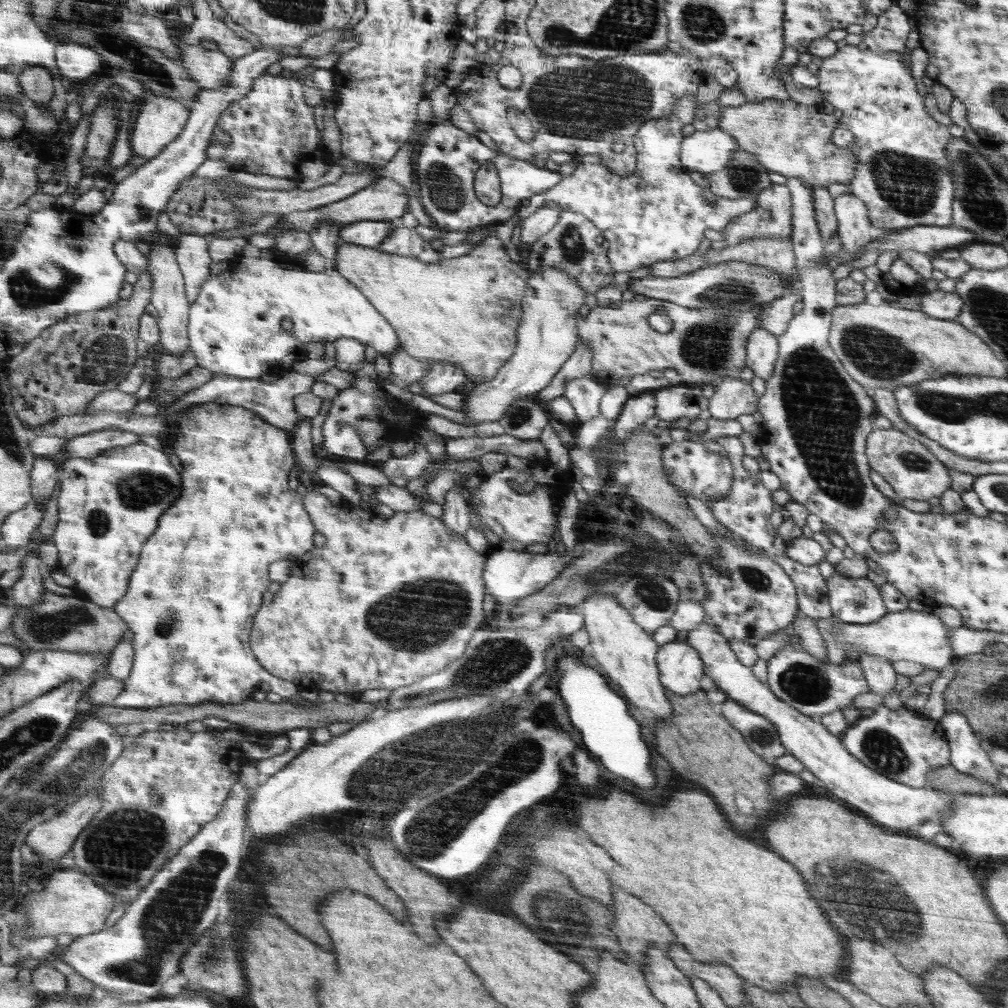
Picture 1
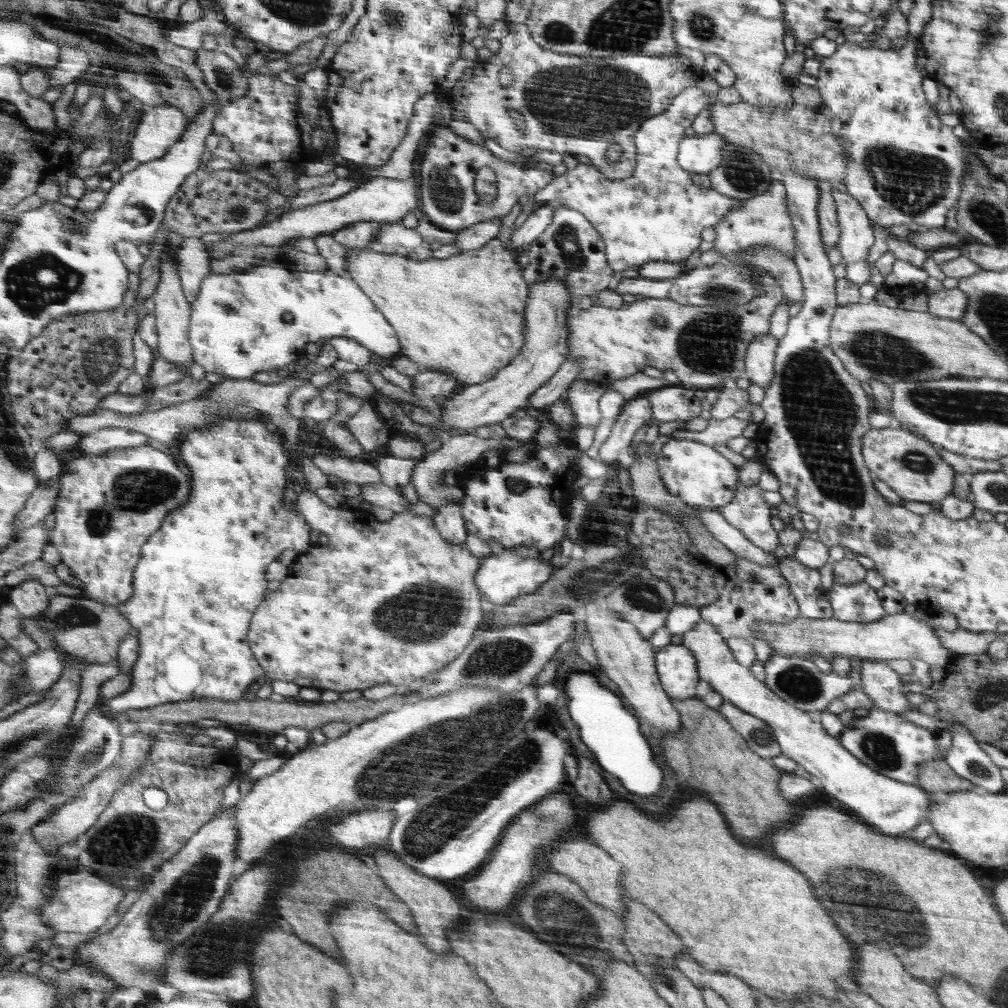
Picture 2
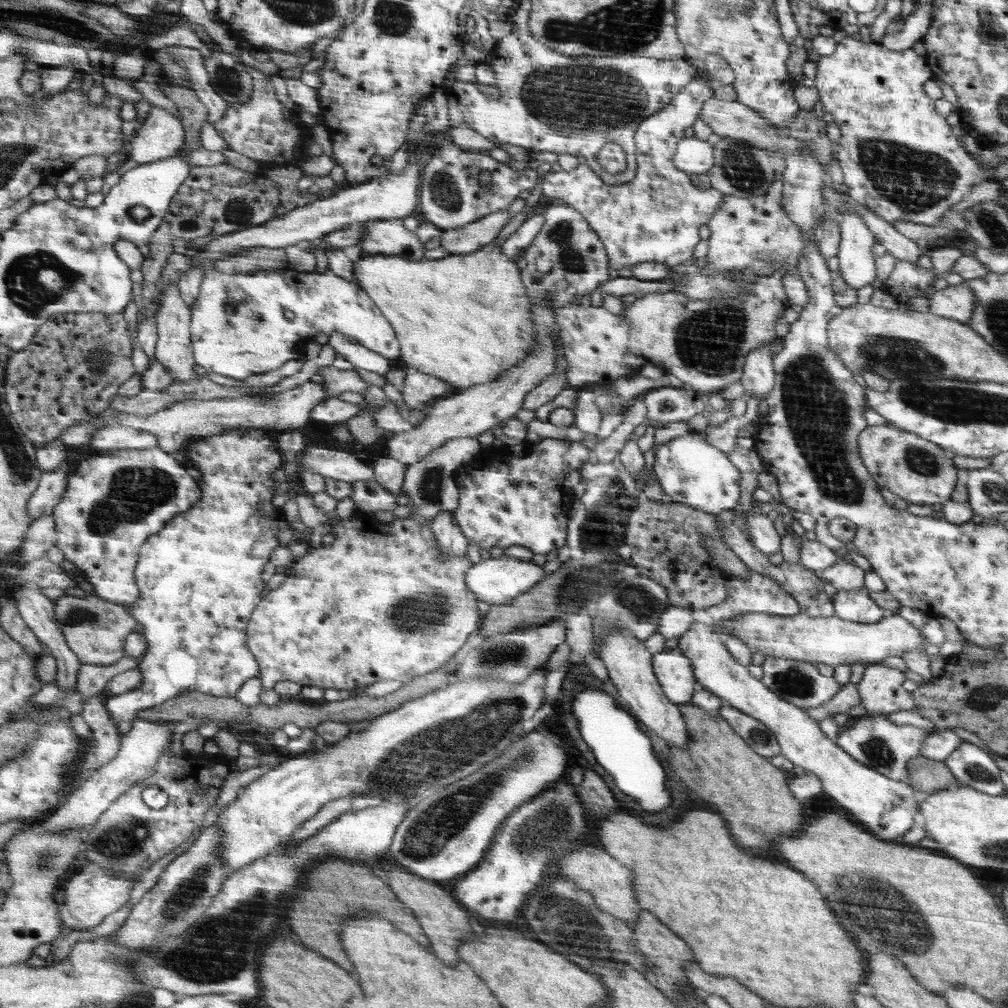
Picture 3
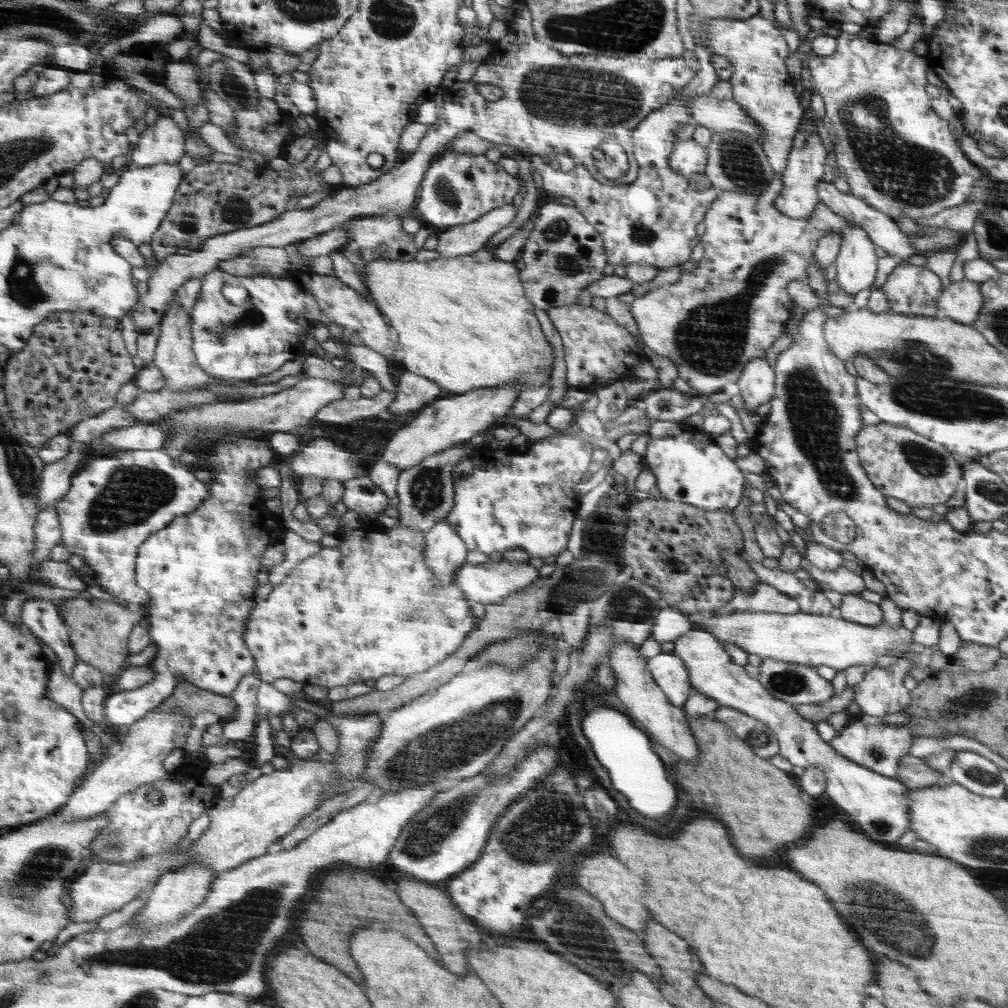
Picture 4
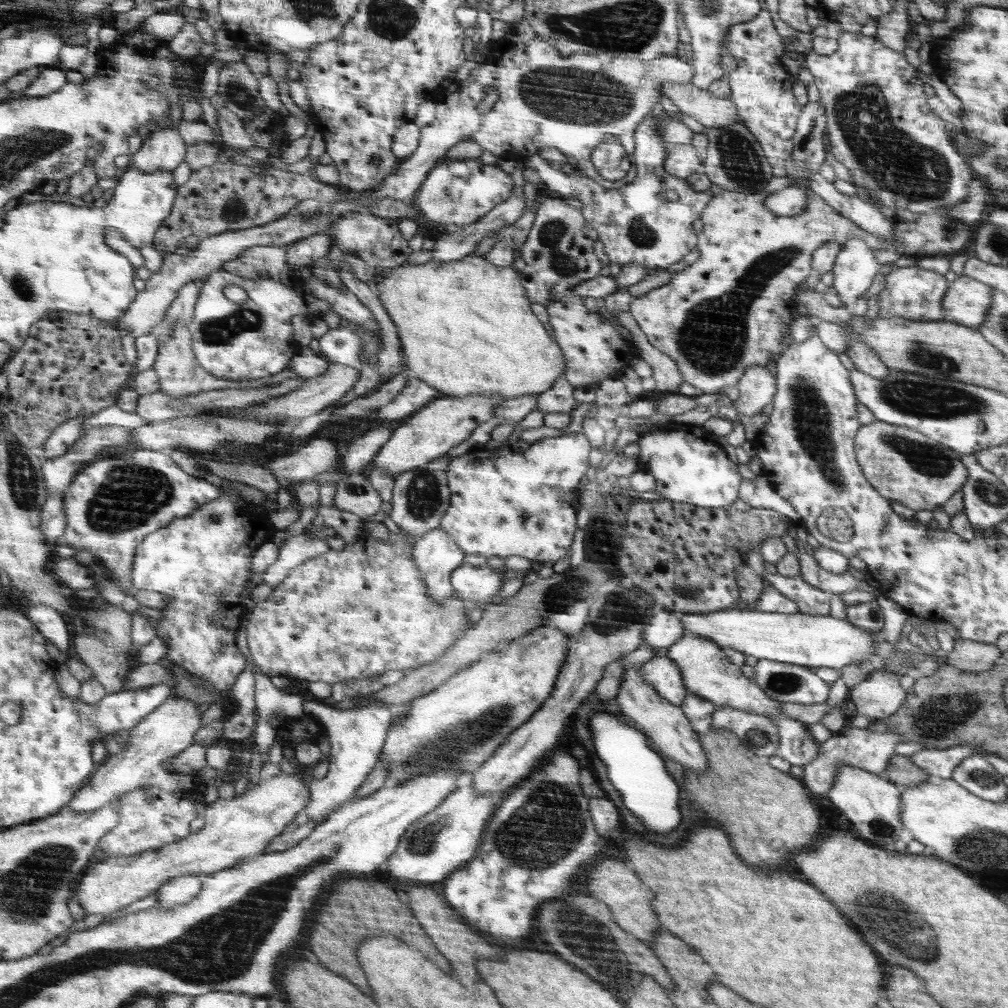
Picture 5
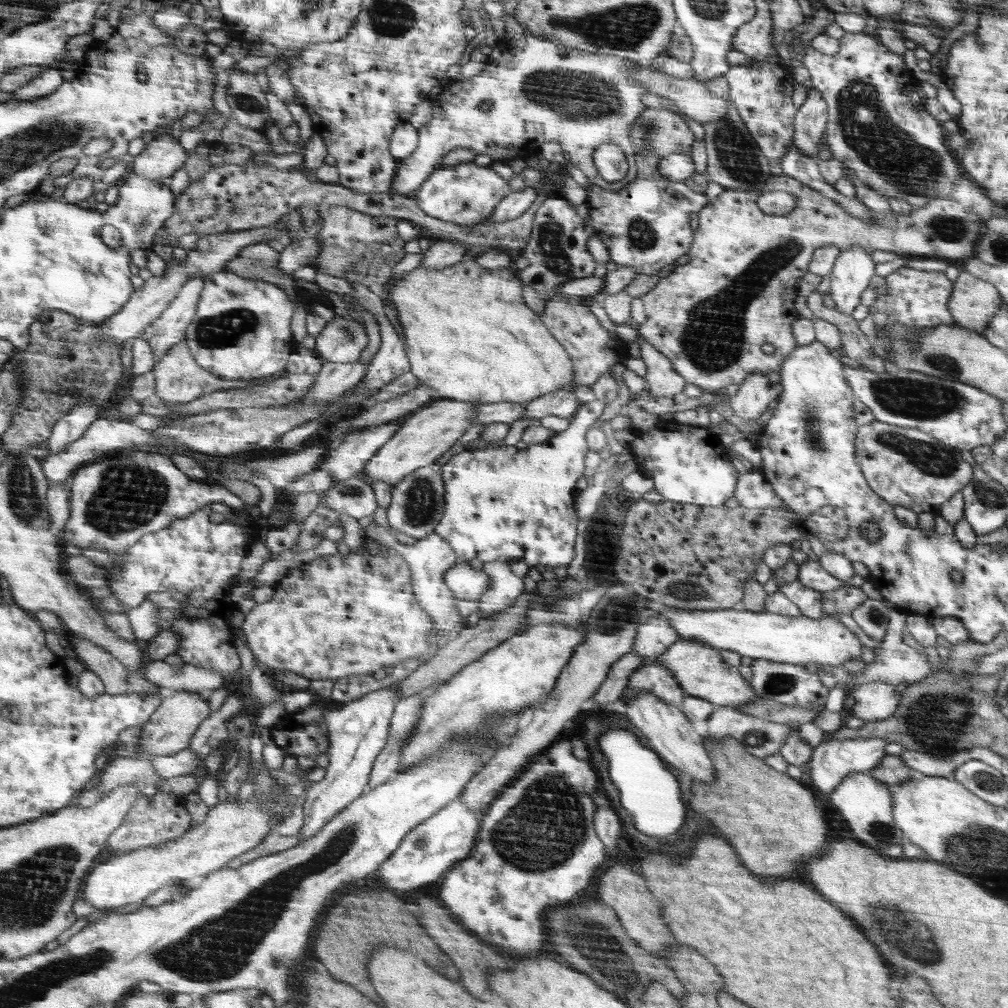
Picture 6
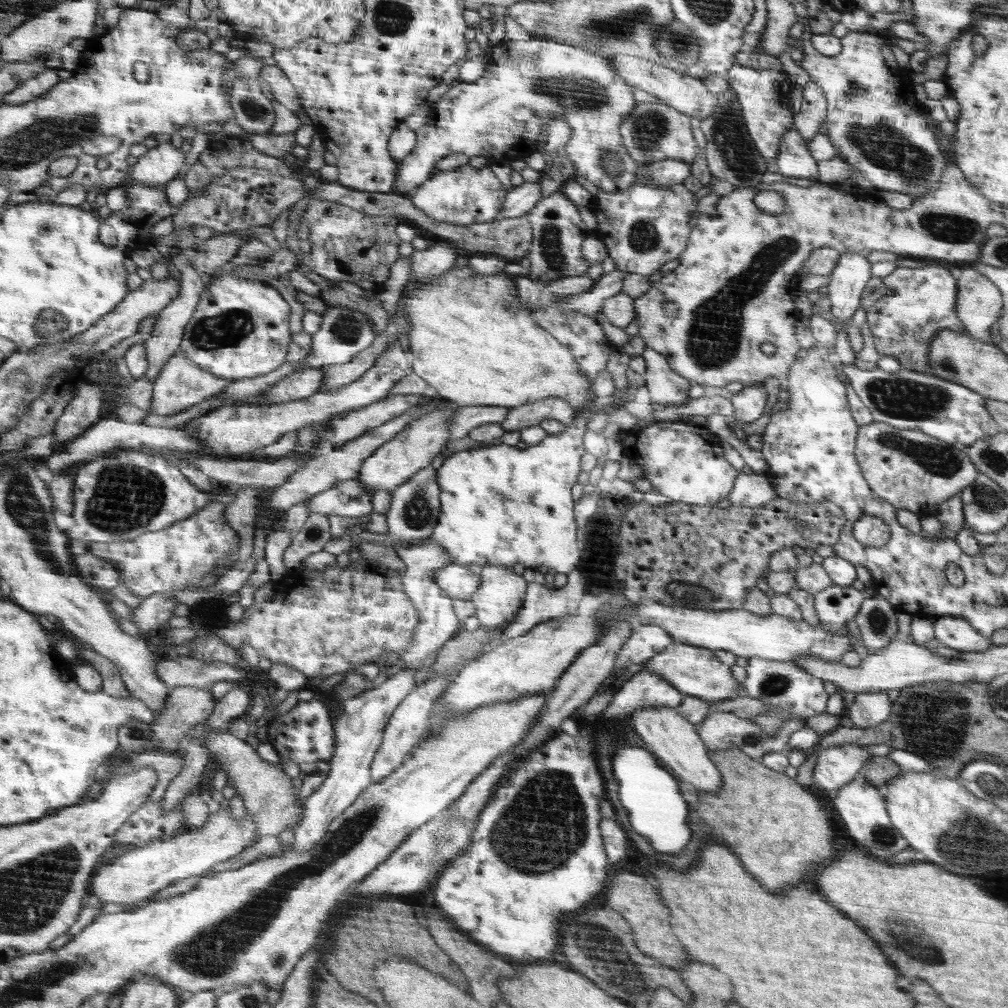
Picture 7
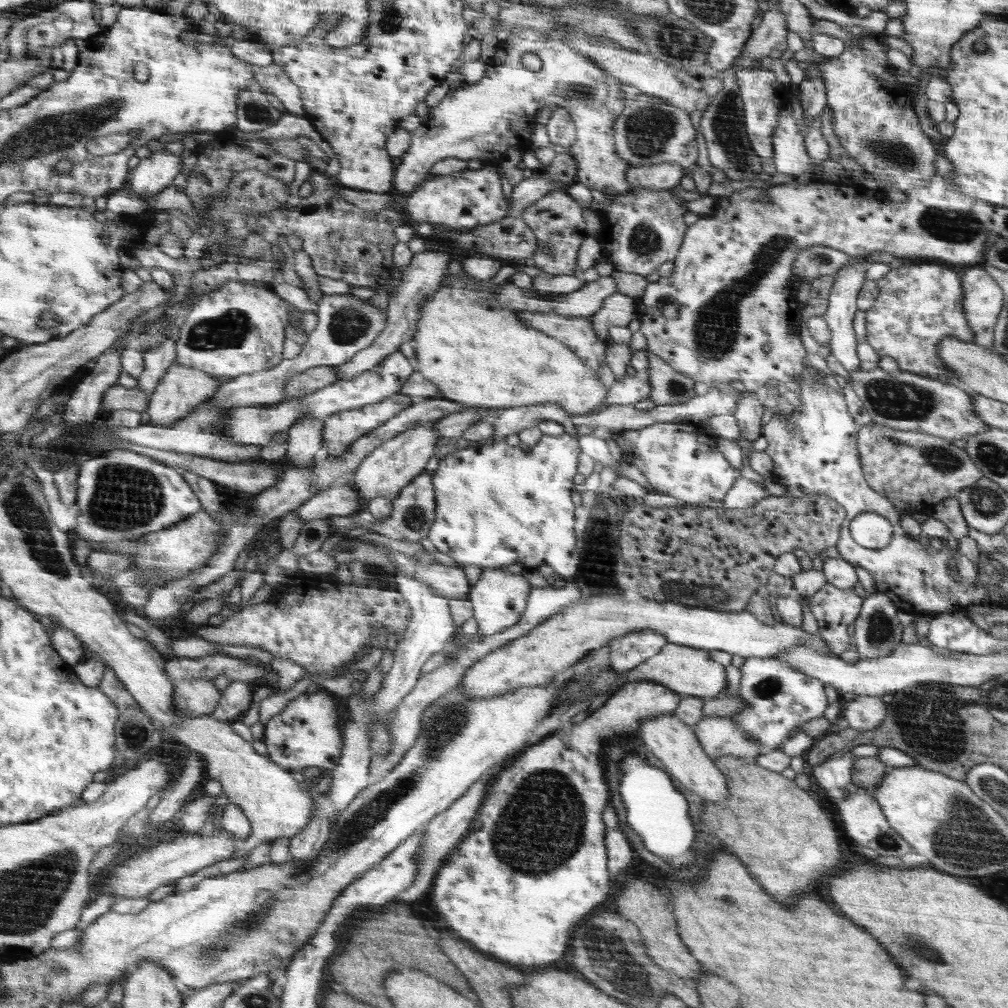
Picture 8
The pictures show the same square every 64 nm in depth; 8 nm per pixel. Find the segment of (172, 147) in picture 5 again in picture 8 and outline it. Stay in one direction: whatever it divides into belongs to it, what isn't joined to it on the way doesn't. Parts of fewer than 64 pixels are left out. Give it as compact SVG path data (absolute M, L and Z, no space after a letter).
M159 150L141 160L131 173L131 184L136 194L152 196L164 192L172 186L174 180L180 176L184 155L177 155L170 150Z

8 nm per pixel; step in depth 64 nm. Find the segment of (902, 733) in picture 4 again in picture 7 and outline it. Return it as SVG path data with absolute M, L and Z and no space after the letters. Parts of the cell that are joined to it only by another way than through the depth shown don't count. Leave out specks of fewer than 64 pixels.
M847 745L816 750L818 760L813 770L813 784L829 793L848 785L869 764L873 756L869 746Z

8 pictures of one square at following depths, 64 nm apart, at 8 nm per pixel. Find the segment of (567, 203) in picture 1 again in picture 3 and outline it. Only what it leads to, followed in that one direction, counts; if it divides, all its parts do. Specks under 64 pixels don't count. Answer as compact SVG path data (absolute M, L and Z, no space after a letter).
M694 77L680 93L674 95L665 109L646 118L637 127L634 139L636 140L637 174L632 181L626 184L606 183L601 175L598 175L592 167L586 163L566 171L548 171L542 179L542 196L548 200L562 200L562 203L573 206L581 211L589 221L589 225L600 235L604 241L605 250L608 253L609 265L613 269L631 268L641 263L664 264L666 267L674 267L692 259L692 252L698 242L699 228L708 224L710 217L716 213L718 205L722 203L723 194L710 187L708 192L696 186L690 186L690 180L686 172L678 170L674 166L673 156L677 152L677 144L684 138L684 130L693 127L701 113L701 107L714 96L713 85L710 78Z

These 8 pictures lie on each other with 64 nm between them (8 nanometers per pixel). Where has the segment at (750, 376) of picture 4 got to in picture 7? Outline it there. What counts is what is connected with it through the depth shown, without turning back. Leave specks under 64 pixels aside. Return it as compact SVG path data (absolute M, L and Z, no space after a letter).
M764 383L758 386L744 386L739 393L729 397L734 407L735 418L744 424L758 420L764 414L764 407L768 402Z

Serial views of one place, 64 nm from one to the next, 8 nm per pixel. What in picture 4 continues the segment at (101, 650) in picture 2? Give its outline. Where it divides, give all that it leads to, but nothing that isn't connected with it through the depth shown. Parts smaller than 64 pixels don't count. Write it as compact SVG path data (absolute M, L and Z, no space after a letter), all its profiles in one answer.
M78 597L77 599L64 600L60 606L66 625L70 627L70 638L80 659L96 668L104 674L103 686L110 693L118 686L120 677L128 670L128 658L130 658L130 640L138 622L146 620L146 610L140 612L128 610L112 600Z

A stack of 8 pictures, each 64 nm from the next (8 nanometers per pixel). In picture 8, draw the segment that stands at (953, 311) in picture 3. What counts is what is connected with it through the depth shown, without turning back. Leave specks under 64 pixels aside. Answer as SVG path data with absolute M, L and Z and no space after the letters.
M982 264L969 265L962 271L962 289L962 309L970 329L976 334L973 342L993 348L993 330L1003 305L1000 285L982 269Z

